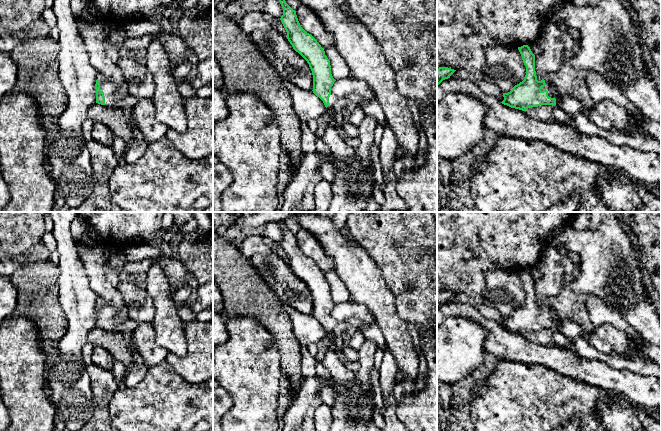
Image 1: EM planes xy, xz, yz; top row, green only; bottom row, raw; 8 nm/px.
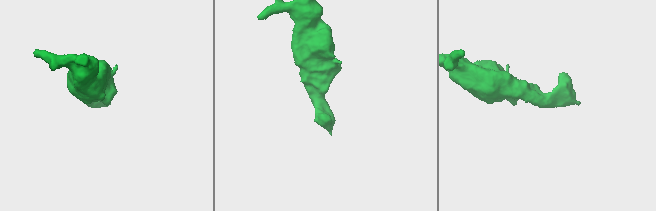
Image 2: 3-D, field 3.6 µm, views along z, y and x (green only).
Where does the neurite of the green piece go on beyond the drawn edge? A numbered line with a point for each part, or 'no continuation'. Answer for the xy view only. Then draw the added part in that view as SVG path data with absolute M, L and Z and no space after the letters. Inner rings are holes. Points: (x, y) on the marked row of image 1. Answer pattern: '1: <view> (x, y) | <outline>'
1: xy (105, 86) | M98 75L98 81L100 82L100 89L104 92L105 106L114 107L114 87L108 82L102 75Z

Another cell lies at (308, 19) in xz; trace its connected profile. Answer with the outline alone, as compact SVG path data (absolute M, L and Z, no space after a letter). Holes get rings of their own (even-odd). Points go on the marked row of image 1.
M301 4L296 10L296 15L301 27L311 34L322 48L326 49L334 44L332 35L325 29L312 9Z

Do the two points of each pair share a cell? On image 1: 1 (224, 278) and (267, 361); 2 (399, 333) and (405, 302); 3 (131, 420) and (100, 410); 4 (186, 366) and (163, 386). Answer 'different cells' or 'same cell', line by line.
1: different cells
2: different cells
3: different cells
4: different cells

